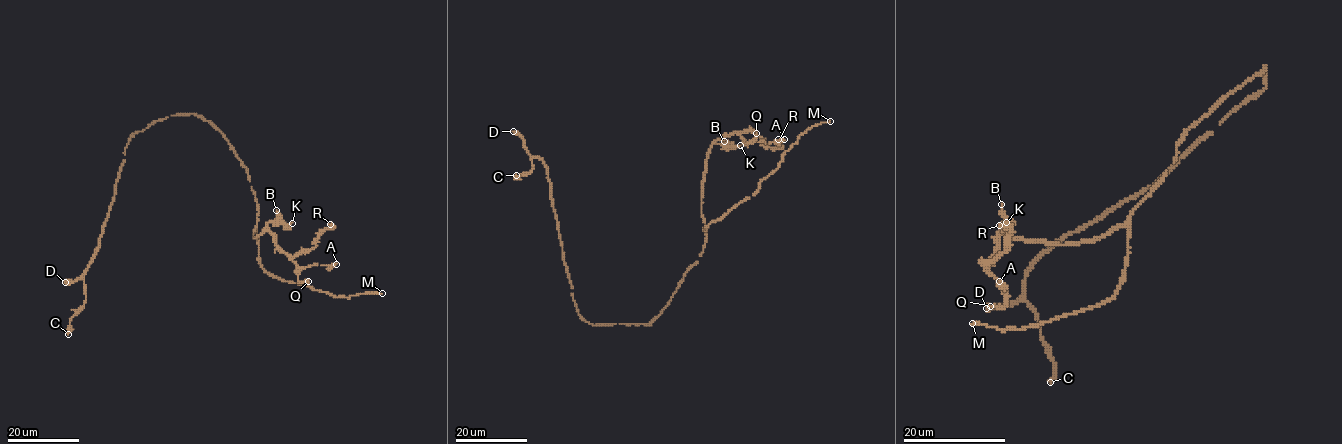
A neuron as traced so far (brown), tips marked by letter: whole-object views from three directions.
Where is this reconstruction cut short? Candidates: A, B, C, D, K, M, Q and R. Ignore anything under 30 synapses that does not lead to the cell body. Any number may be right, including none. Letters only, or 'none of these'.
none of these

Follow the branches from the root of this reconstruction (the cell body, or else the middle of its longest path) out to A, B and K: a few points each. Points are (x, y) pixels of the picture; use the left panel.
A: (202, 117), (223, 134), (246, 168), (258, 211), (254, 237), (267, 230), (273, 241), (300, 268), (336, 264)
B: (202, 117), (223, 134), (246, 168), (258, 211), (254, 238), (277, 216), (276, 210)
K: (202, 117), (223, 134), (246, 168), (258, 211), (254, 237), (270, 222), (278, 221), (285, 225), (292, 223)

